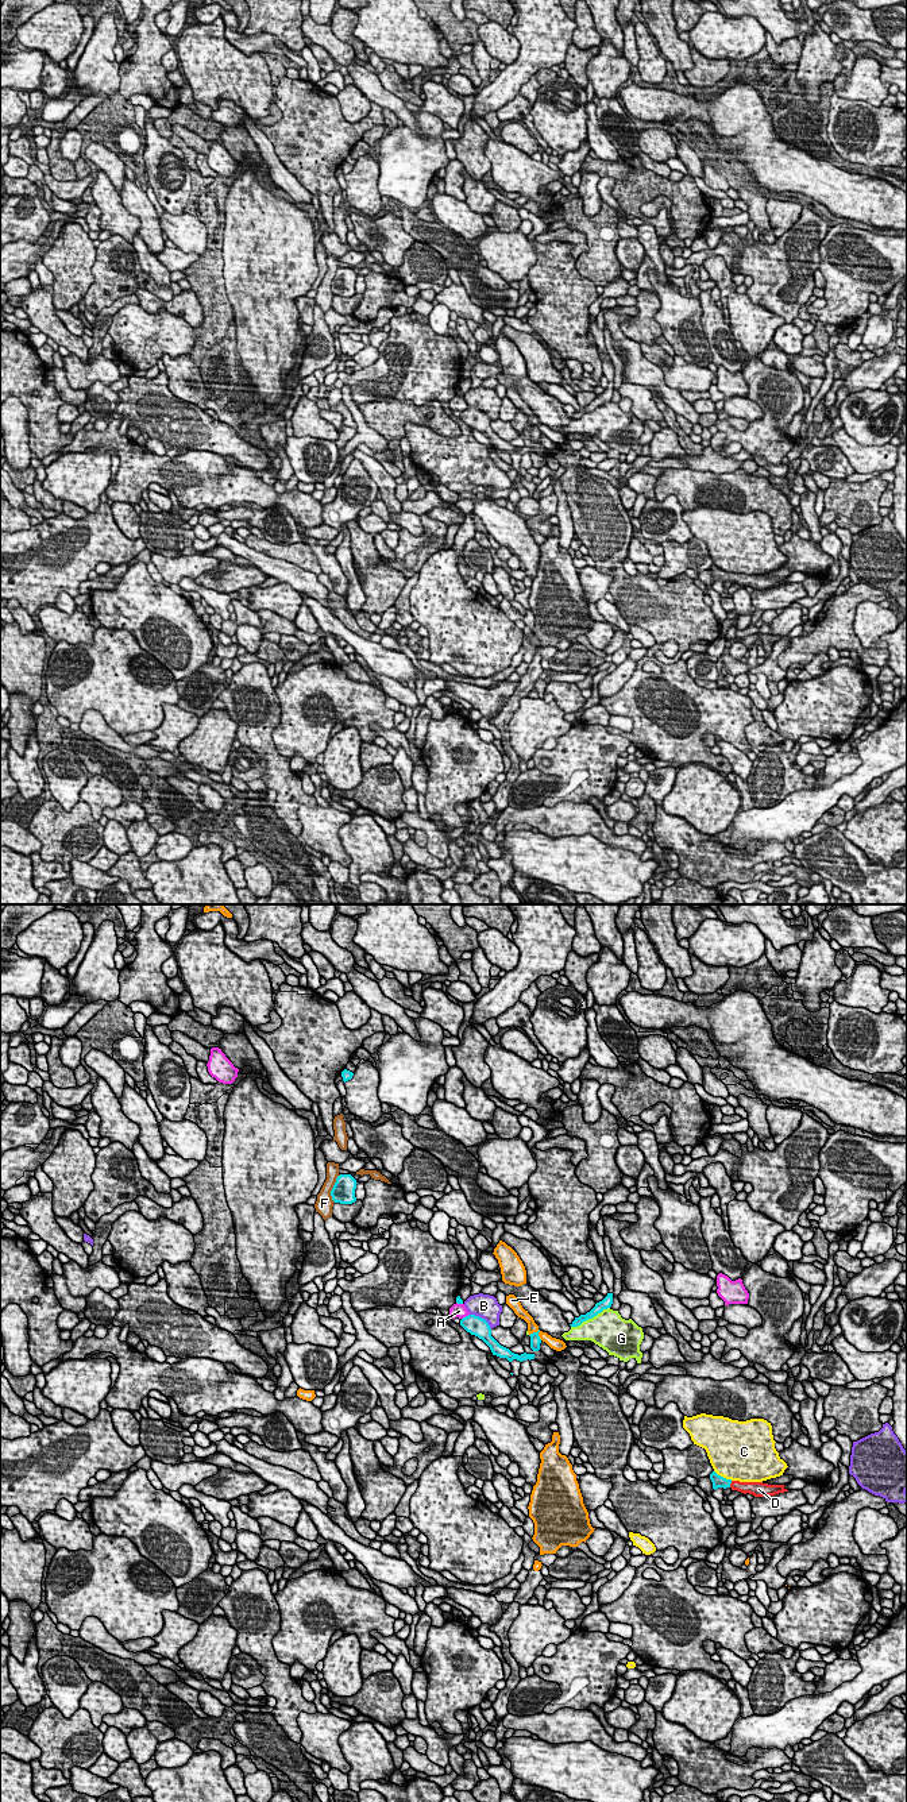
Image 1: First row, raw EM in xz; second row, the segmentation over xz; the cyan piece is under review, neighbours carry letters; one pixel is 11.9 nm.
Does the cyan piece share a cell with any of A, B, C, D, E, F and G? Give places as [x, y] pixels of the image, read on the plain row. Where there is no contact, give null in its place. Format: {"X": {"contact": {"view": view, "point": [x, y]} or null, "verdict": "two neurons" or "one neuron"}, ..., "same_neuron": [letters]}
{"A": {"contact": {"view": "xz", "point": [466, 409]}, "verdict": "two neurons"}, "B": {"contact": {"view": "xz", "point": [481, 411]}, "verdict": "two neurons"}, "C": {"contact": {"view": "xz", "point": [722, 570]}, "verdict": "two neurons"}, "D": {"contact": {"view": "xz", "point": [730, 575]}, "verdict": "one neuron"}, "E": {"contact": {"view": "xz", "point": [536, 425]}, "verdict": "two neurons"}, "F": {"contact": {"view": "xz", "point": [332, 281]}, "verdict": "two neurons"}, "G": {"contact": {"view": "xz", "point": [590, 411]}, "verdict": "two neurons"}, "same_neuron": ["D"]}

